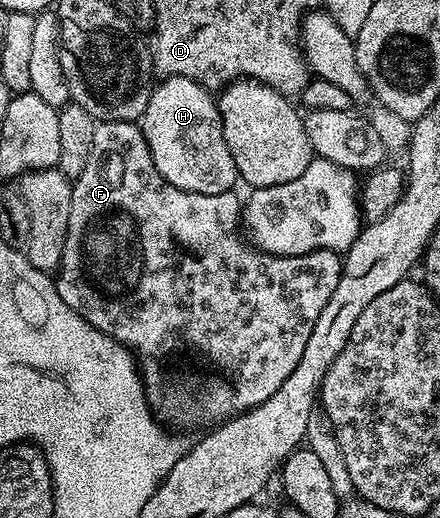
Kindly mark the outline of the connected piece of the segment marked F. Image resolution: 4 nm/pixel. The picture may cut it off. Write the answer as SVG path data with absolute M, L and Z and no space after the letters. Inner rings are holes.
M106 120L106 121L103 121L103 122L100 122L100 123L97 123L97 126L96 126L96 129L95 129L95 130L94 130L94 146L93 146L93 147L92 147L92 149L91 149L91 150L90 150L90 158L89 158L89 159L88 159L88 161L87 161L87 162L86 162L86 166L85 166L85 167L84 167L84 169L83 169L83 170L82 170L82 174L81 174L81 175L80 175L80 176L77 176L77 177L75 177L75 180L74 180L74 183L73 183L73 185L72 185L72 201L71 201L71 202L70 202L70 222L69 222L69 223L68 223L68 229L67 229L67 230L66 230L66 246L65 246L65 247L64 247L64 249L63 249L63 250L62 250L62 262L61 262L61 263L60 263L60 267L59 267L59 269L58 269L58 271L57 271L57 272L56 272L56 273L55 273L55 276L54 276L54 279L55 279L55 281L56 281L56 289L57 289L57 290L58 290L58 294L59 294L59 295L60 295L60 297L61 297L61 298L62 298L62 302L66 302L66 306L70 306L70 310L74 310L74 311L75 311L75 312L76 312L76 313L78 313L78 315L79 315L79 316L81 316L81 318L83 318L83 319L84 319L84 320L85 320L85 321L86 321L86 322L90 322L90 326L94 326L94 327L95 327L95 328L97 328L97 329L98 329L98 330L102 330L102 334L106 334L106 335L107 335L107 336L112 336L112 337L114 337L114 338L115 338L115 339L116 339L116 340L117 340L117 341L118 341L118 343L120 343L120 344L123 344L123 345L124 345L124 347L125 347L125 348L127 348L127 349L129 349L129 350L131 350L131 351L132 351L132 352L133 352L133 353L135 353L135 355L136 355L136 356L137 356L137 357L139 357L139 359L140 359L140 360L141 360L141 361L142 361L142 383L143 383L143 386L144 386L144 395L145 395L145 396L147 396L147 398L148 398L148 407L149 407L149 408L151 408L151 409L152 409L152 411L153 411L153 413L154 413L154 415L155 415L155 417L156 417L156 419L157 419L157 420L159 420L159 421L161 421L161 422L169 422L169 421L168 421L168 420L177 420L177 422L178 422L178 423L180 423L180 424L196 424L196 423L198 423L198 422L199 422L199 420L204 420L204 419L206 419L206 418L207 418L207 416L220 416L220 417L219 417L219 418L231 418L231 417L233 417L233 416L235 416L235 415L237 415L237 414L239 414L239 413L241 413L241 412L245 412L245 411L247 411L247 410L248 410L248 409L249 409L249 408L253 408L253 407L254 407L254 406L258 406L258 405L259 405L259 404L261 404L261 403L262 403L262 402L266 402L266 398L270 398L270 397L271 397L271 396L272 396L272 395L273 395L273 394L275 394L275 392L276 392L276 391L277 391L277 390L278 390L278 386L282 386L282 382L286 382L286 378L290 378L290 374L294 374L294 370L295 370L295 369L296 369L296 367L297 367L297 366L298 366L298 362L299 362L299 361L300 361L300 359L301 359L301 358L302 358L302 350L306 350L306 342L307 342L307 341L308 341L308 340L309 340L309 339L310 339L310 330L314 330L314 322L318 322L318 314L322 314L322 310L323 310L323 309L324 309L324 307L325 307L325 306L326 306L326 302L330 302L330 298L331 298L331 297L332 297L332 295L333 295L333 294L334 294L334 290L335 290L335 289L336 289L336 287L337 287L337 286L338 286L338 282L339 282L339 281L340 281L340 274L341 274L341 271L342 271L342 260L341 260L341 257L340 257L340 256L339 256L339 255L337 255L337 253L335 253L335 252L330 252L330 251L328 251L328 249L327 249L327 248L317 248L317 249L316 249L316 251L315 251L315 252L313 252L313 253L311 253L311 256L310 256L310 260L313 260L313 264L312 264L312 268L311 268L311 266L310 266L310 265L308 265L308 264L304 264L304 263L308 263L308 262L300 262L300 263L298 263L298 260L297 260L297 257L294 257L294 256L274 256L274 255L272 255L272 253L270 253L270 252L262 252L262 251L259 251L259 250L257 250L257 249L256 249L256 248L255 248L255 247L252 247L252 246L247 246L247 247L248 247L248 248L240 248L240 242L239 242L239 240L238 240L238 236L237 236L237 234L236 234L236 224L237 224L237 228L238 228L238 223L239 223L239 222L240 222L240 221L241 221L241 218L242 218L242 200L241 200L241 197L239 197L239 198L238 198L238 197L236 197L236 195L237 195L237 193L236 193L236 192L235 192L235 191L231 191L231 192L223 192L223 193L222 193L222 194L198 194L198 193L197 193L197 192L187 192L187 191L186 191L186 190L182 190L182 189L181 189L181 188L179 188L179 187L178 187L178 186L174 186L174 185L173 185L173 184L171 184L171 183L170 183L170 182L166 182L166 178L162 178L162 174L158 174L158 166L154 166L154 158L153 158L153 157L152 157L152 155L151 155L151 154L150 154L150 146L146 146L146 138L145 138L145 137L144 137L144 135L143 135L143 134L142 134L142 130L141 130L141 129L140 129L140 126L139 126L139 123L136 123L136 122L133 122L133 121L131 121L131 120ZM179 344L184 344L184 356L185 356L185 358L186 358L186 359L188 359L188 360L189 360L189 362L190 362L190 363L192 363L192 364L201 364L201 366L202 366L202 367L204 367L204 368L213 368L213 370L214 370L214 371L216 371L216 372L200 372L200 373L198 373L198 374L197 374L197 376L196 376L196 385L194 385L194 386L193 386L193 388L180 388L180 389L178 389L178 390L177 390L177 392L176 392L176 384L175 384L175 382L174 382L174 381L172 381L172 380L168 380L168 381L166 381L166 382L165 382L165 384L164 384L164 367L166 367L166 366L167 366L167 364L168 364L168 359L170 359L170 358L171 358L171 356L172 356L172 355L174 355L174 354L175 354L175 352L176 352L176 347L178 347L178 346L179 346Z

